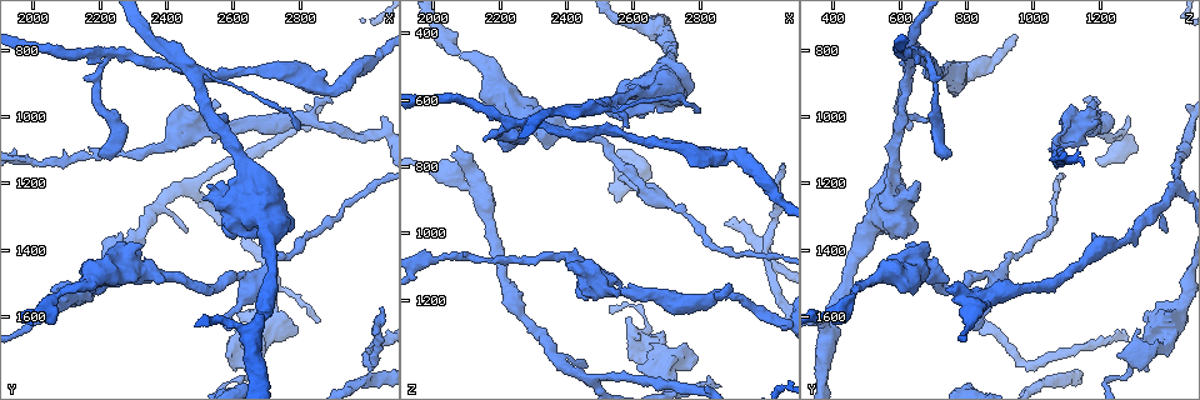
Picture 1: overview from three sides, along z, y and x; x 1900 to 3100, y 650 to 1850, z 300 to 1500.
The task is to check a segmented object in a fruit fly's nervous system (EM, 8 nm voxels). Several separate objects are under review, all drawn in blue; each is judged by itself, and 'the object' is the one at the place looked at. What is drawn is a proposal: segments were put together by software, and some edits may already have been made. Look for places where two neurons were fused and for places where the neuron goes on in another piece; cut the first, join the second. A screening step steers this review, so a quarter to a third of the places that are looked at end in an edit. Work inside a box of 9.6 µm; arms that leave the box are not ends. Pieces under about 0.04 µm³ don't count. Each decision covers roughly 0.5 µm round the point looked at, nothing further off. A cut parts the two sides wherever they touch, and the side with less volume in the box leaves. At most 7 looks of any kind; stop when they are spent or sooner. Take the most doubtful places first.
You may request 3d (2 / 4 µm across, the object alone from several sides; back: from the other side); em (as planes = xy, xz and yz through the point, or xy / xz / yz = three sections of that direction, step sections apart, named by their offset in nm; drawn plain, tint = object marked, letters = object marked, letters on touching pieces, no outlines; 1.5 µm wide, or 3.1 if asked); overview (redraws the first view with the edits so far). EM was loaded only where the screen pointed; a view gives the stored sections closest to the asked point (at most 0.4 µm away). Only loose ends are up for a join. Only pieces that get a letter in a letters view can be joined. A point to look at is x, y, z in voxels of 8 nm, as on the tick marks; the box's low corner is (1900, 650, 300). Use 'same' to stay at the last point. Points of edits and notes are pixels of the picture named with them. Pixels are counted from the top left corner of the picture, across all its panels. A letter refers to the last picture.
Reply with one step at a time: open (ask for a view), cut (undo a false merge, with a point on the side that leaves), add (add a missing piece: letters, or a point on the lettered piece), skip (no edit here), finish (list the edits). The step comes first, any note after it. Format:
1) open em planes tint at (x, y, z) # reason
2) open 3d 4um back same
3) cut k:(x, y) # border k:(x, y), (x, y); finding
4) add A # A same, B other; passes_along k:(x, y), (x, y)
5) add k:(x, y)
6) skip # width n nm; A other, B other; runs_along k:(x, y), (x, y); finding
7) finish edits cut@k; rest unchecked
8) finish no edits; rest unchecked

open em planes letters at (2890, 960, 1160) # free end

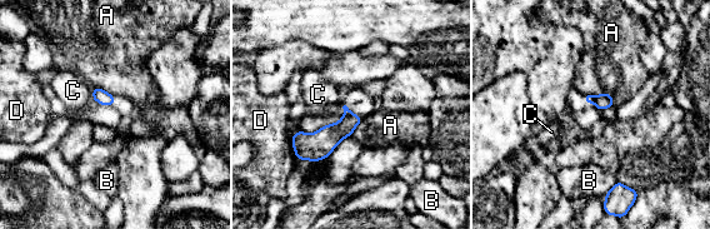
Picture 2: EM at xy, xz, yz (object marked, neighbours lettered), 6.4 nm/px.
skip # longest_contact D 160 nm; A other, B other, C other, D other; none of them fits

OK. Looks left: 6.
open 3d 2um at (2080, 1520, 740) # thick end

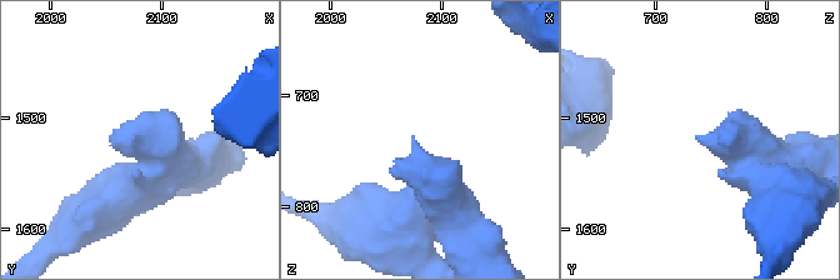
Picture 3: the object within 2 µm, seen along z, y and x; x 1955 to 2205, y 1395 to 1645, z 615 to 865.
open em xy step 4 letters at (2070, 1516, 740) # need the tissue

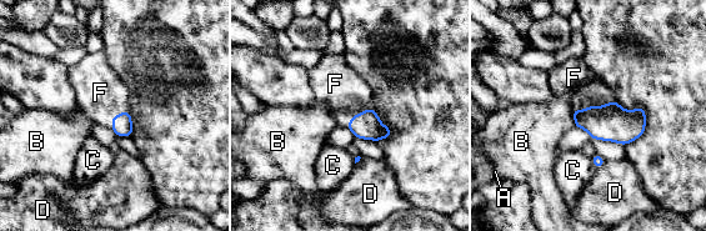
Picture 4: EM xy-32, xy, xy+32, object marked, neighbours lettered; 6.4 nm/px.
add F # A other, B other, C other, D other, F same; passes_along 4:(610, 122), (595, 106), (574, 78); it goes on there

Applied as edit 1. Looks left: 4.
open overview # redraw

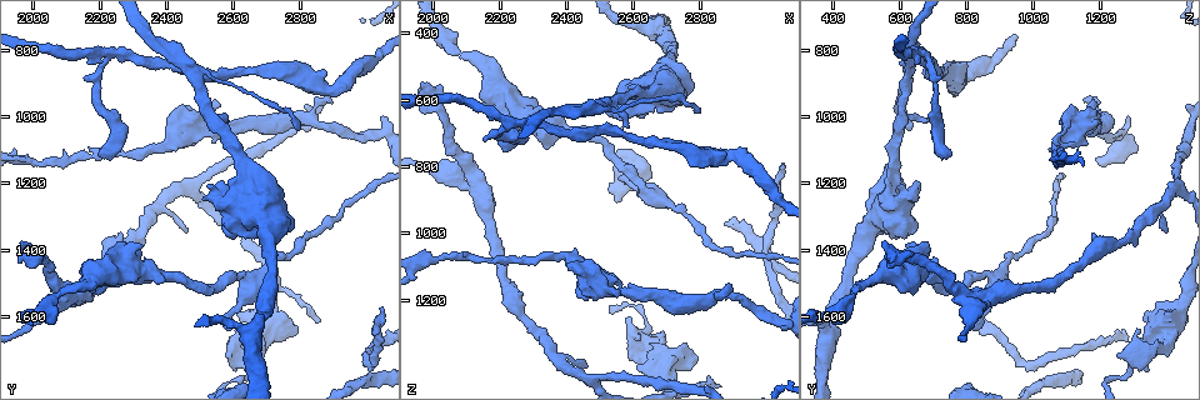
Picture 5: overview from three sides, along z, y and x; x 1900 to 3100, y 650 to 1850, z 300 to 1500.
open em planes letters at (2580, 1000, 680) # branch stops here

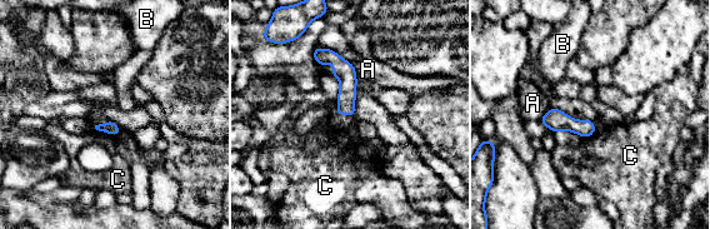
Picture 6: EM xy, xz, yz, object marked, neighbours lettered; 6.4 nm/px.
skip # A other, B other, C other; runs_along 6:(316, 51), (346, 74), (350, 113); no lettered piece goes on from it

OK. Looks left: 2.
finish edits add@4; rest unchecked

